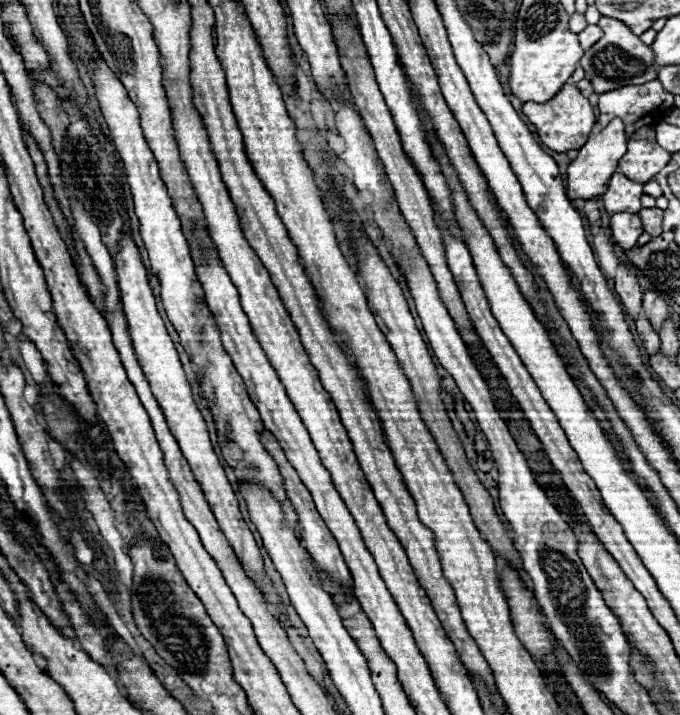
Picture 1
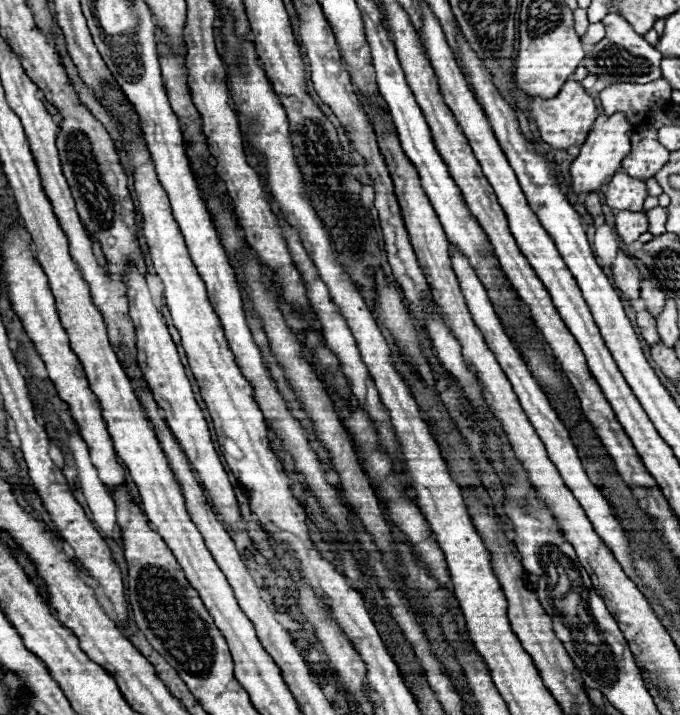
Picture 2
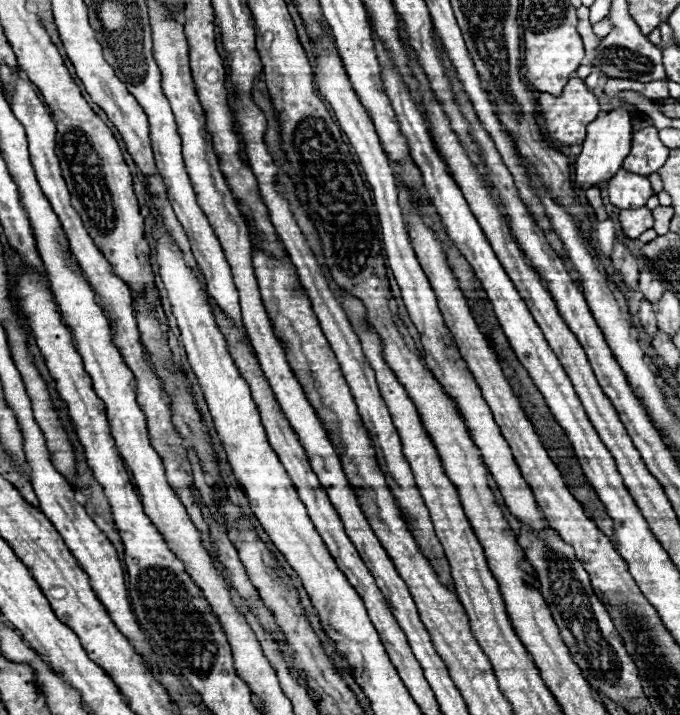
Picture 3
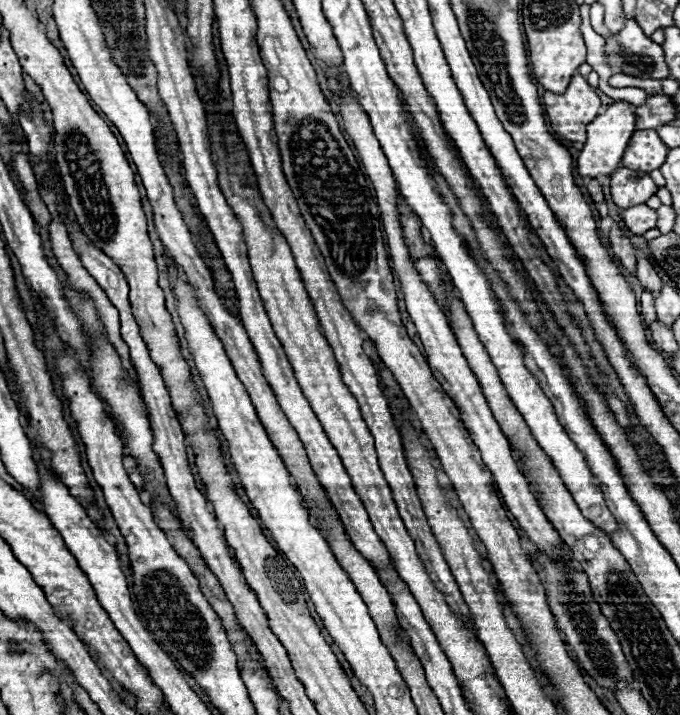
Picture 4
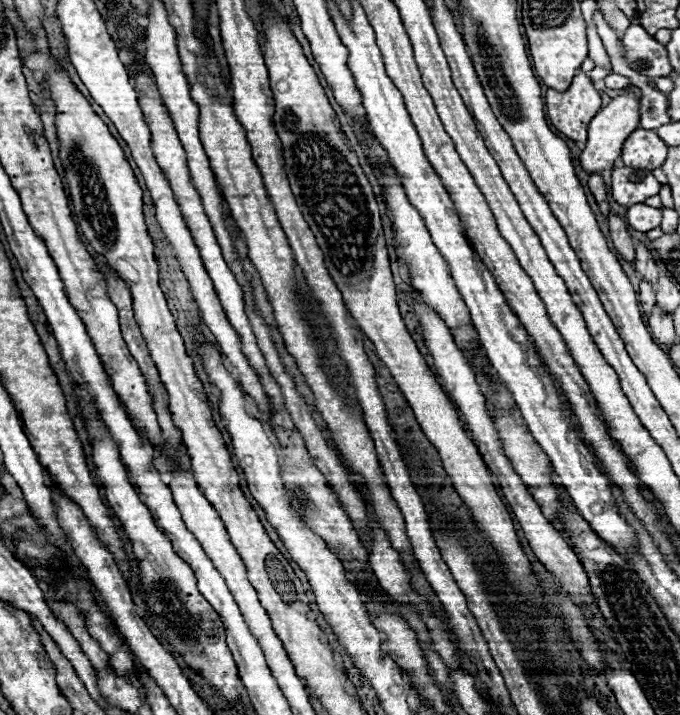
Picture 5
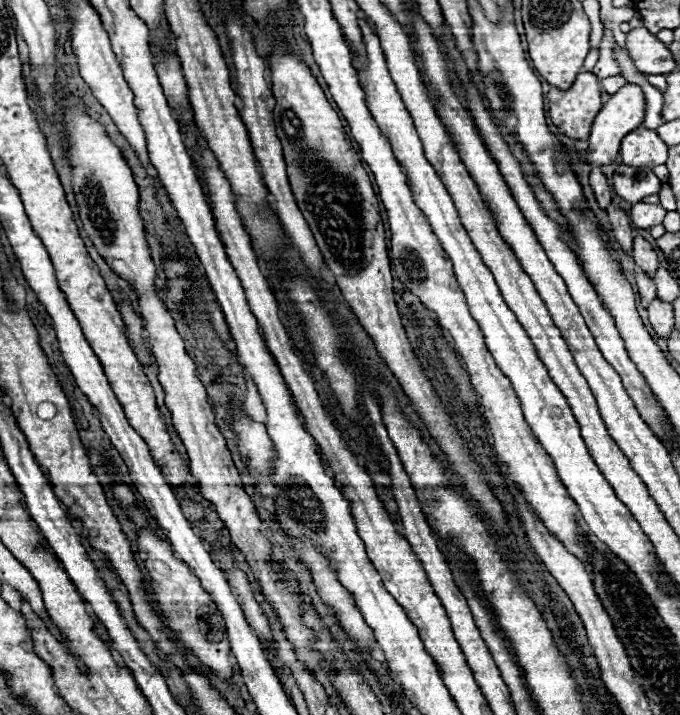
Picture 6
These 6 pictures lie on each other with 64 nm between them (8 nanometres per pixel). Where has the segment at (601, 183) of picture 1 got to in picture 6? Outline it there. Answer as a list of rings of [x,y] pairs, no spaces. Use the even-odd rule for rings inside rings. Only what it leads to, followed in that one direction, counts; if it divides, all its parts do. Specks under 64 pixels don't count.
[[[626,84],[622,86],[616,94],[610,96],[610,100],[602,106],[602,110],[596,114],[592,130],[590,130],[590,146],[586,150],[586,162],[594,164],[594,166],[608,166],[614,164],[614,156],[618,156],[620,150],[620,142],[622,138],[636,130],[640,124],[644,122],[644,94],[640,90],[640,86],[636,84]]]

